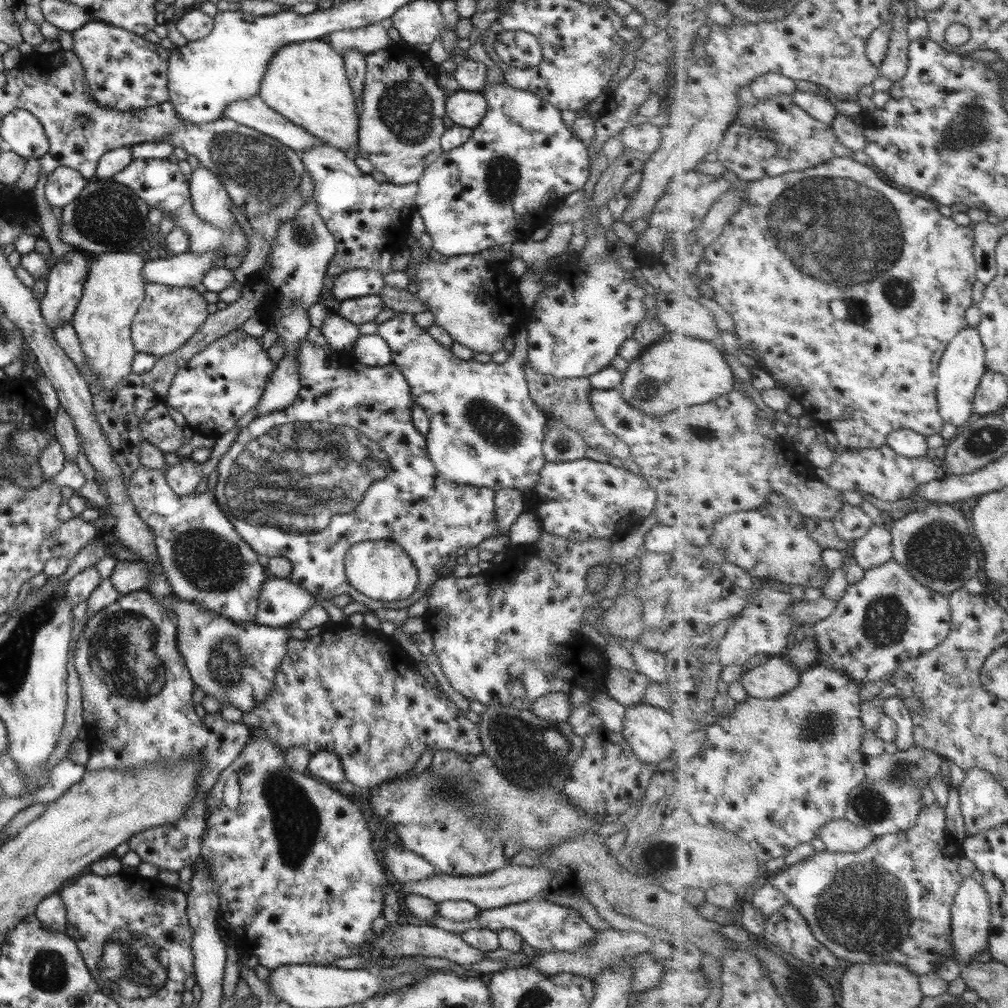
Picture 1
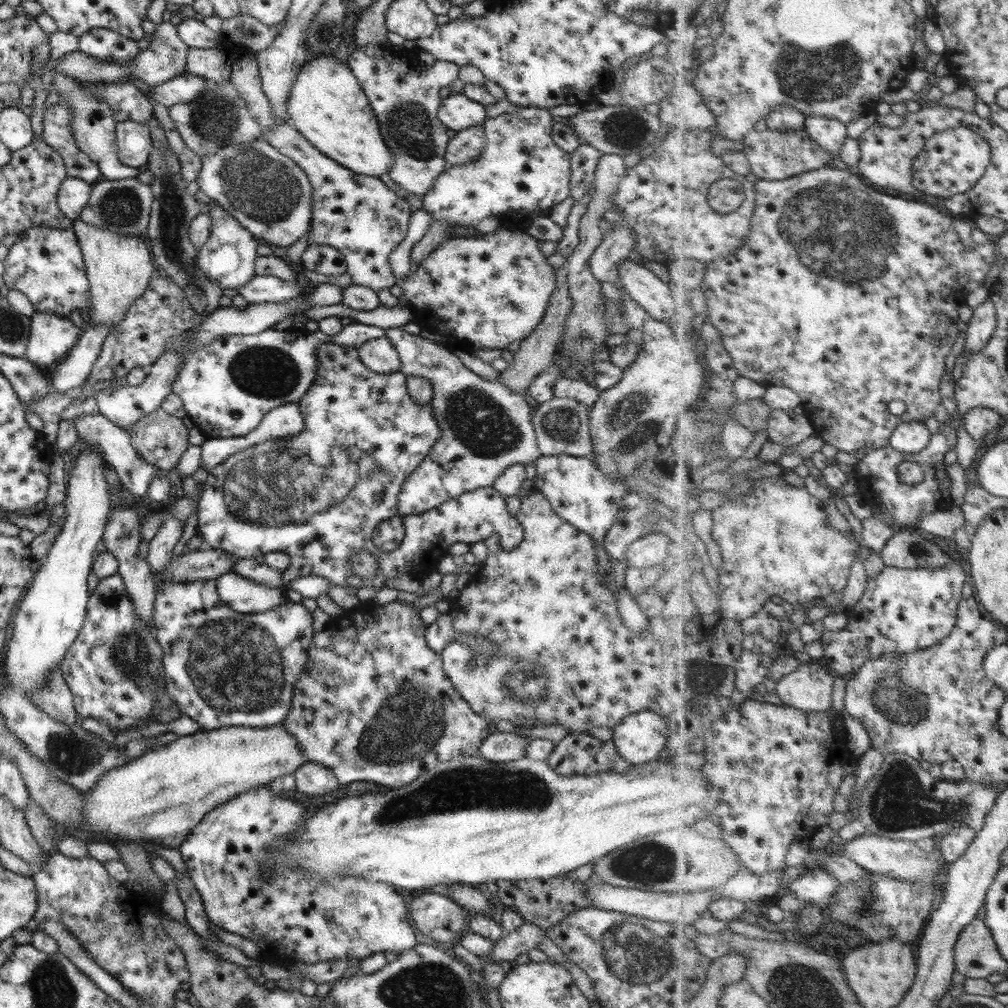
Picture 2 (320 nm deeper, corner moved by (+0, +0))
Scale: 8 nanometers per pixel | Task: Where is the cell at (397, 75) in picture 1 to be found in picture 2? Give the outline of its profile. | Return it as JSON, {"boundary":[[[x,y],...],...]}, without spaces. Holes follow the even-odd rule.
{"boundary":[[[383,45],[355,49],[346,64],[367,97],[378,122],[380,136],[392,154],[389,178],[409,194],[424,195],[439,174],[451,167],[444,159],[449,136],[448,128],[439,122],[436,115],[442,99],[437,90],[451,86],[457,78],[458,67],[444,61],[425,66],[414,51],[401,49],[395,52]]]}

